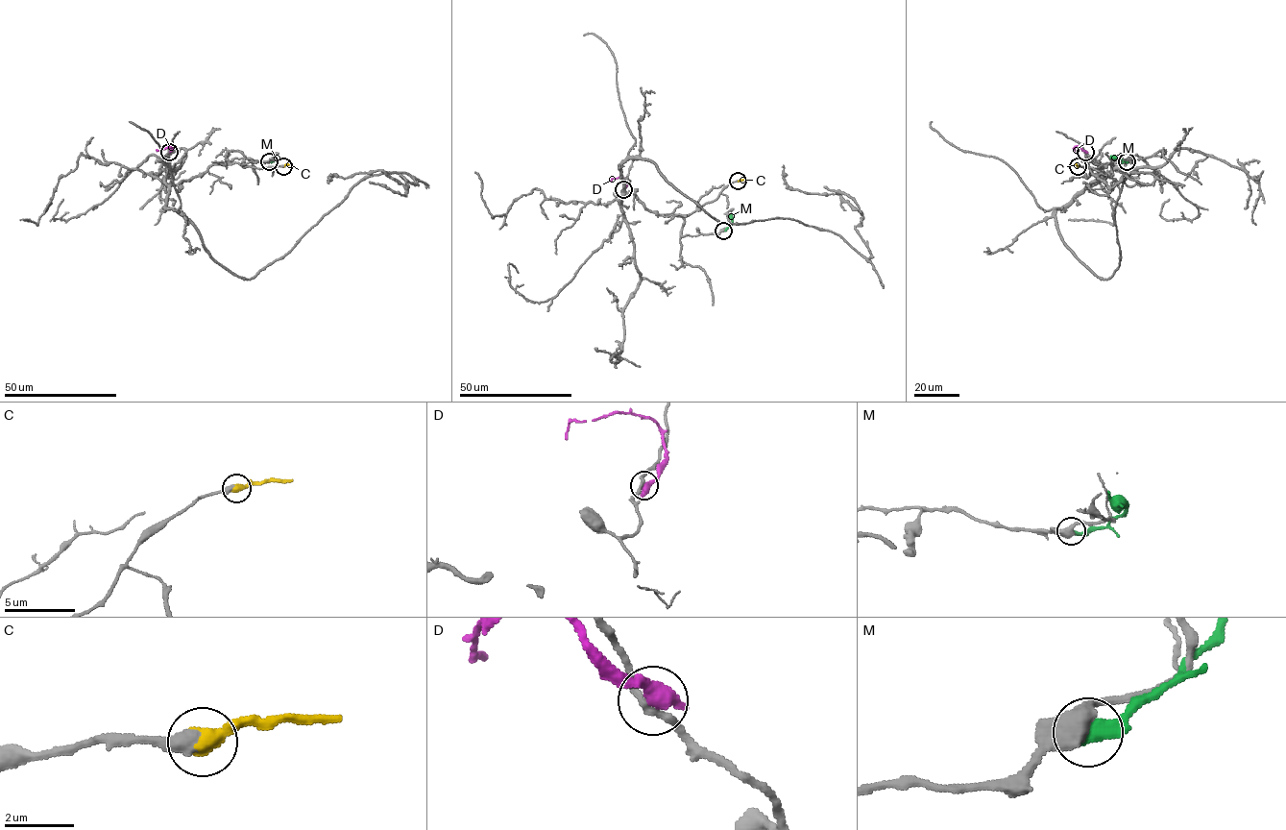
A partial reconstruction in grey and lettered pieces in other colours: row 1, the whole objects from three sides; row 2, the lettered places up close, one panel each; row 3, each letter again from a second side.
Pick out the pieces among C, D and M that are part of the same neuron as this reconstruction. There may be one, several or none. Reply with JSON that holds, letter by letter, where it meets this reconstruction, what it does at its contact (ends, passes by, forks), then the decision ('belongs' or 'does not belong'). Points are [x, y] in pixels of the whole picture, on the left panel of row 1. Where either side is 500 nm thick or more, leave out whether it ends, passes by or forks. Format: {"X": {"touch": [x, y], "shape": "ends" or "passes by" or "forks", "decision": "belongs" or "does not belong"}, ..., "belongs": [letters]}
{"C": {"touch": [283, 166], "decision": "belongs"}, "D": {"touch": [169, 152], "decision": "does not belong"}, "M": {"touch": [269, 161], "decision": "does not belong"}, "belongs": ["C"]}

